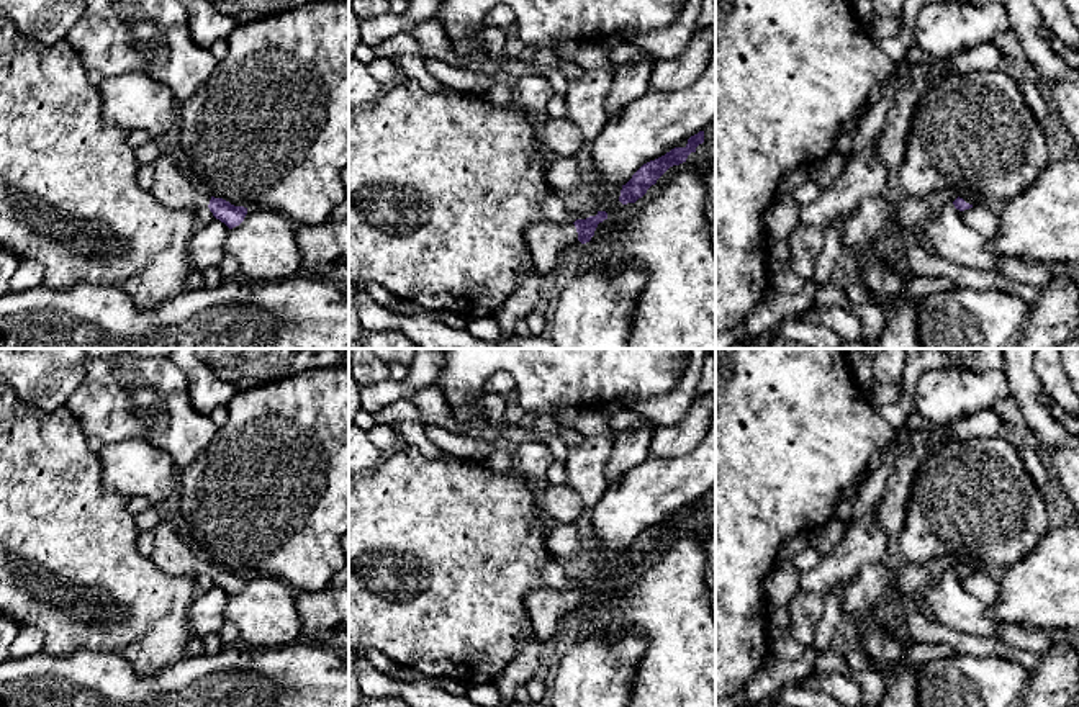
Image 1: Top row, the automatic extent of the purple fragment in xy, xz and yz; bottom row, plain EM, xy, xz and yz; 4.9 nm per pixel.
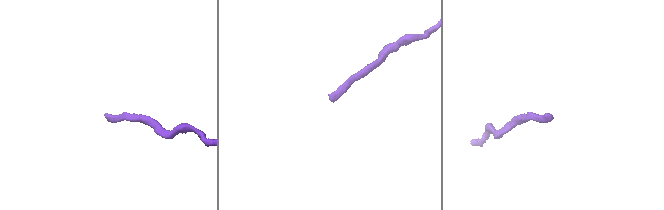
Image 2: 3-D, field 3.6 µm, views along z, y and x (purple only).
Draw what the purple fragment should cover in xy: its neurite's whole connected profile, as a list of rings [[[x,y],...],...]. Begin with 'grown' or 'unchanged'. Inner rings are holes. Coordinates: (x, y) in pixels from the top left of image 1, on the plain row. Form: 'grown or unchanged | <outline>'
grown | [[[162,519],[152,534],[154,552],[151,560],[164,573],[192,579],[198,574],[208,573],[213,583],[224,589],[229,596],[244,588],[247,574],[234,573],[223,565],[214,565],[206,560],[201,553],[185,543],[177,534],[177,527],[167,520]]]

